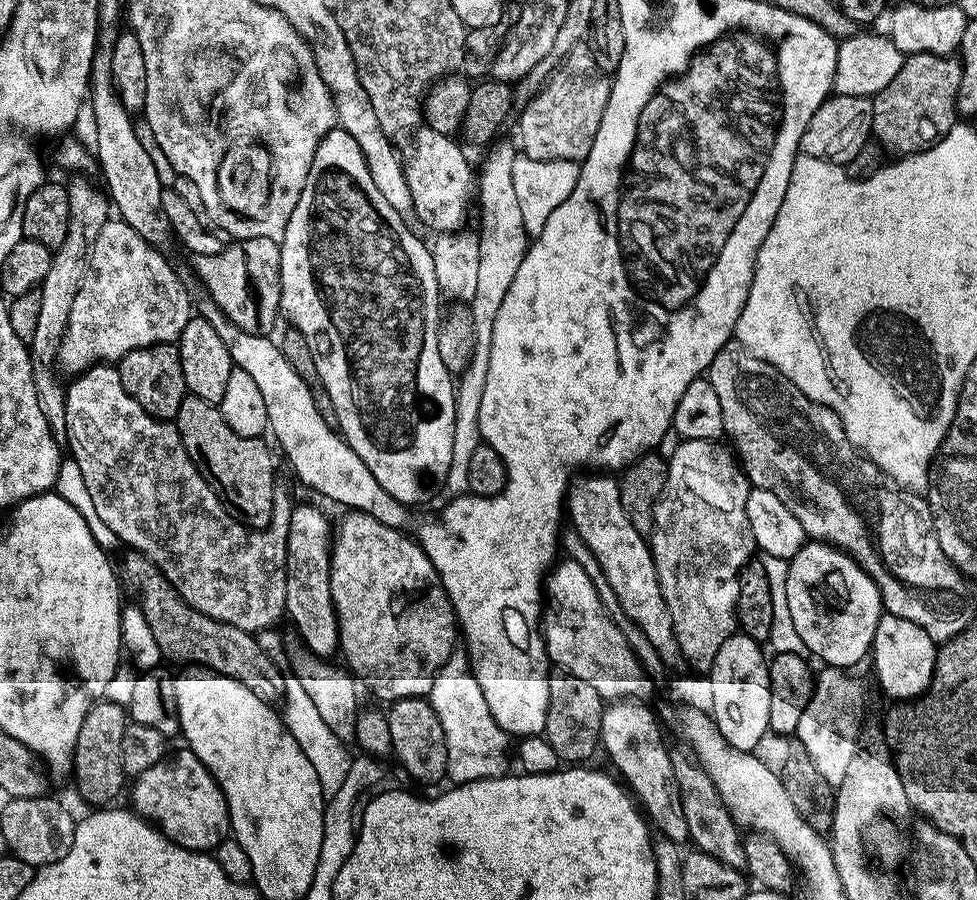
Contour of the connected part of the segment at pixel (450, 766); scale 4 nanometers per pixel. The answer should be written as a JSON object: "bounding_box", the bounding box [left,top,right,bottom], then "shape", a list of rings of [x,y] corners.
{"bounding_box":[428,644,509,784],"shape":[[[462,644],[452,648],[450,658],[432,680],[428,701],[435,716],[442,723],[446,737],[447,770],[445,775],[451,783],[469,784],[470,781],[492,780],[507,773],[506,752],[509,737],[502,731],[483,697],[482,688],[472,676],[468,649]]]}

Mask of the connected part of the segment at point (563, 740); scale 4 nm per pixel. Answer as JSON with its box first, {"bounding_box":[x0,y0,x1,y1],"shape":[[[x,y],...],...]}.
{"bounding_box":[542,670,606,762],"shape":[[[563,670],[549,675],[550,698],[546,706],[546,726],[542,736],[548,740],[550,747],[557,754],[560,762],[588,762],[595,754],[596,748],[601,747],[600,727],[602,726],[602,714],[606,704],[590,686],[590,682],[582,682],[574,674]]]}

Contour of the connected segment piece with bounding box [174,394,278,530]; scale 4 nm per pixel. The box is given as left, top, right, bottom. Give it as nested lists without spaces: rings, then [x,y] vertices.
[[[191,394],[185,395],[182,406],[178,406],[174,423],[190,462],[194,462],[226,511],[247,528],[264,529],[272,521],[274,490],[278,487],[269,441],[259,436],[234,434],[234,430],[226,426],[226,418],[222,418],[217,405],[202,402],[202,398]]]

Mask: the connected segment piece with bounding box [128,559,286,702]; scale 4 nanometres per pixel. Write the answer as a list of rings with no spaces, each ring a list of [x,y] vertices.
[[[148,560],[139,561],[140,568],[136,568],[128,576],[128,584],[134,591],[140,595],[138,606],[143,610],[146,622],[150,630],[154,630],[154,638],[158,642],[161,653],[172,660],[193,660],[193,665],[203,666],[205,669],[214,671],[220,676],[229,676],[237,680],[242,686],[248,688],[258,696],[258,698],[267,702],[275,702],[284,696],[284,686],[286,677],[280,673],[280,668],[276,665],[277,661],[269,656],[265,645],[259,644],[257,637],[250,632],[243,632],[234,626],[224,624],[220,620],[211,620],[206,614],[194,610],[185,602],[183,598],[172,588],[172,584],[159,571],[155,565]]]

